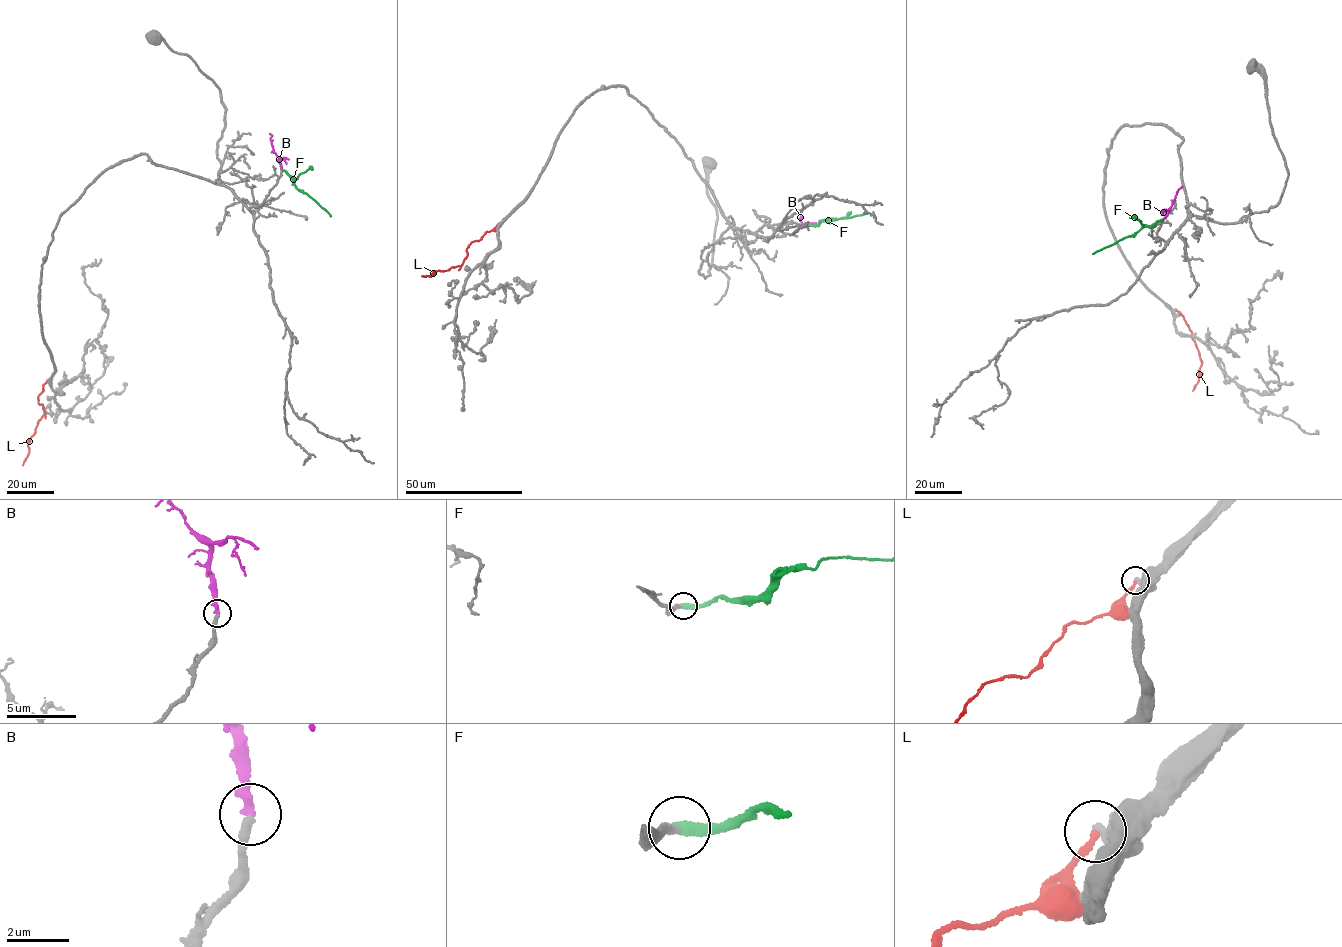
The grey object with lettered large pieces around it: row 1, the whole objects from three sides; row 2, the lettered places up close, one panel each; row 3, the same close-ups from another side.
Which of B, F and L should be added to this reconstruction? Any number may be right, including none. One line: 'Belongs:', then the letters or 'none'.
Belongs: B

